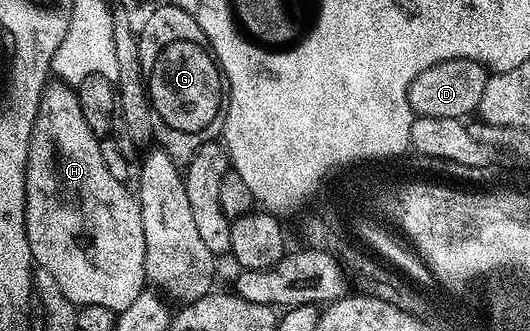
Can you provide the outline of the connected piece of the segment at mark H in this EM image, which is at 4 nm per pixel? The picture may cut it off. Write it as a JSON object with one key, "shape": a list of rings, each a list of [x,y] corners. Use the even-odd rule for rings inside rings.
{"shape":[[[63,82],[54,83],[45,86],[40,94],[28,142],[28,168],[24,174],[24,220],[32,261],[58,281],[58,289],[66,293],[71,303],[80,307],[102,305],[119,313],[146,291],[146,237],[140,204],[137,196],[133,192],[131,195],[128,192],[131,190],[106,169],[100,152],[101,140],[86,123],[75,90]]]}

